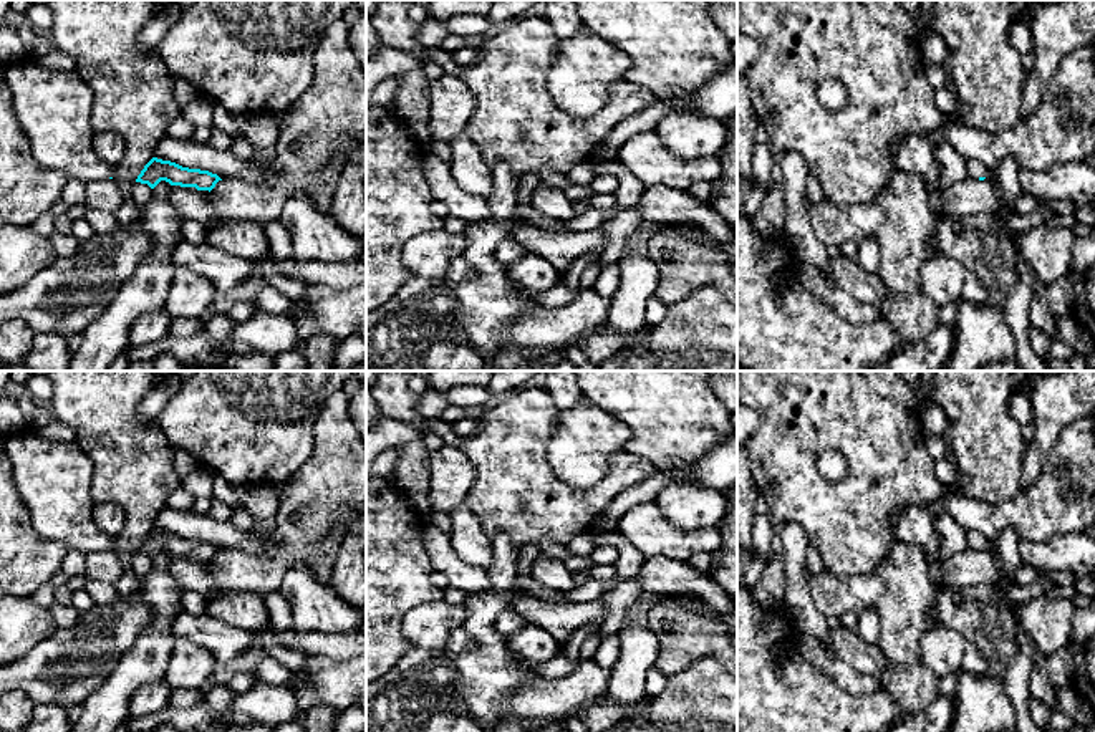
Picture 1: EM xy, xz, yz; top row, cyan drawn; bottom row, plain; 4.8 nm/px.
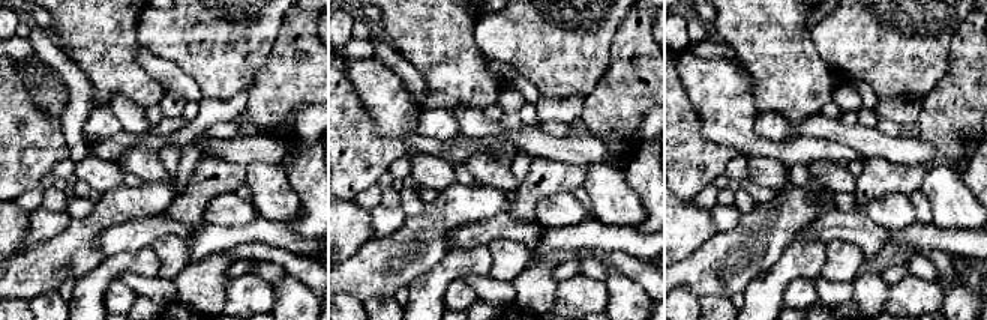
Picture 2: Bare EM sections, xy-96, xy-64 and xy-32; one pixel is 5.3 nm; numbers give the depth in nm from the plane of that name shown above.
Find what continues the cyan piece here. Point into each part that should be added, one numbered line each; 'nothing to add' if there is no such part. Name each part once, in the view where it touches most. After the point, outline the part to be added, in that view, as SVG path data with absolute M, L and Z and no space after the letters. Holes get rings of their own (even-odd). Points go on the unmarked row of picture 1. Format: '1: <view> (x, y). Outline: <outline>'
1: yz (976, 540). Outline: M966 532L966 542L969 548L979 550L979 548L986 548L989 547L989 538L979 532Z

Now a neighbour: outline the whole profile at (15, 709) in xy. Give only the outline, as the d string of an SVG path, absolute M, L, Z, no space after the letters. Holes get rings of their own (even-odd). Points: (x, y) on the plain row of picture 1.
M8 691L0 696L0 730L25 732L35 704L22 691Z

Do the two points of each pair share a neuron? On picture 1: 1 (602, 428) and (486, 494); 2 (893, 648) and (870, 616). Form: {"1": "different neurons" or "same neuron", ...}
{"1": "different neurons", "2": "different neurons"}

